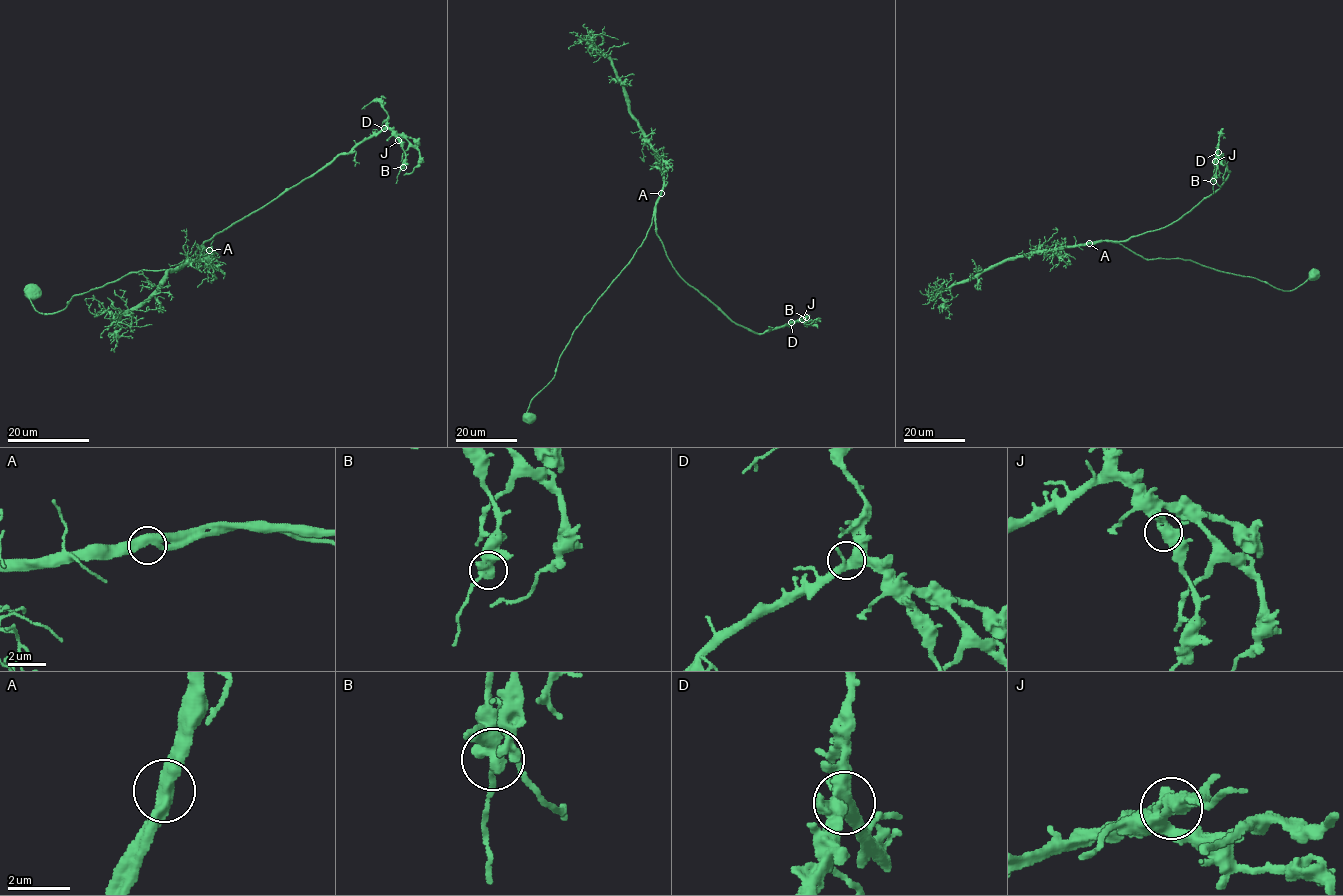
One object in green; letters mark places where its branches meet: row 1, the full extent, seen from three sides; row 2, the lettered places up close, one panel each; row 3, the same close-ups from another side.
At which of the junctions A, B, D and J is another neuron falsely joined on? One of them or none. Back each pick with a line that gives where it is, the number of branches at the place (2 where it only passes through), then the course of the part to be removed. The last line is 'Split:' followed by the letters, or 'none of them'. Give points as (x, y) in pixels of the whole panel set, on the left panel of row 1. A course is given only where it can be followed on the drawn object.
Split: none of them

